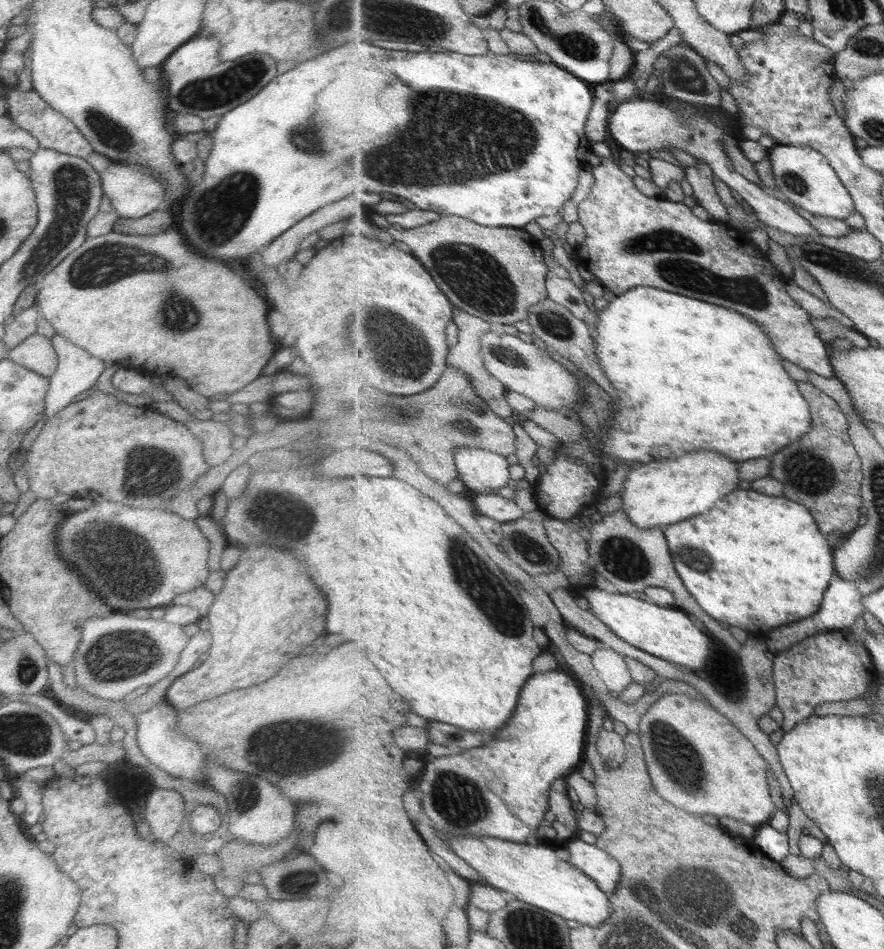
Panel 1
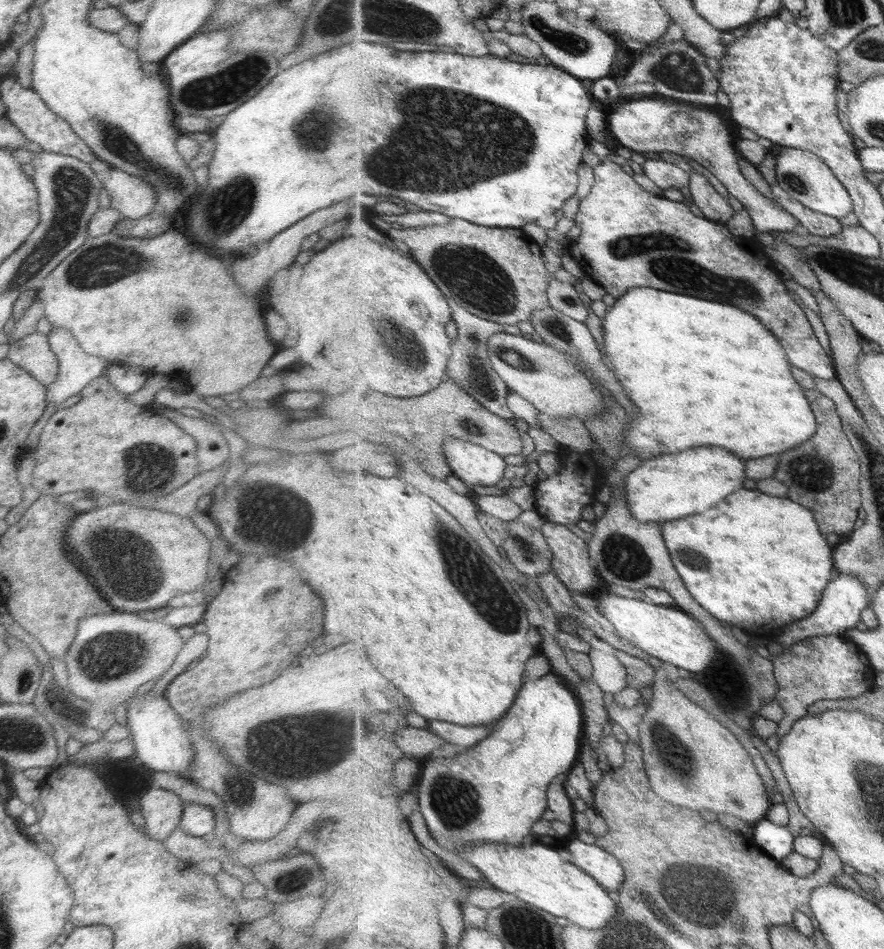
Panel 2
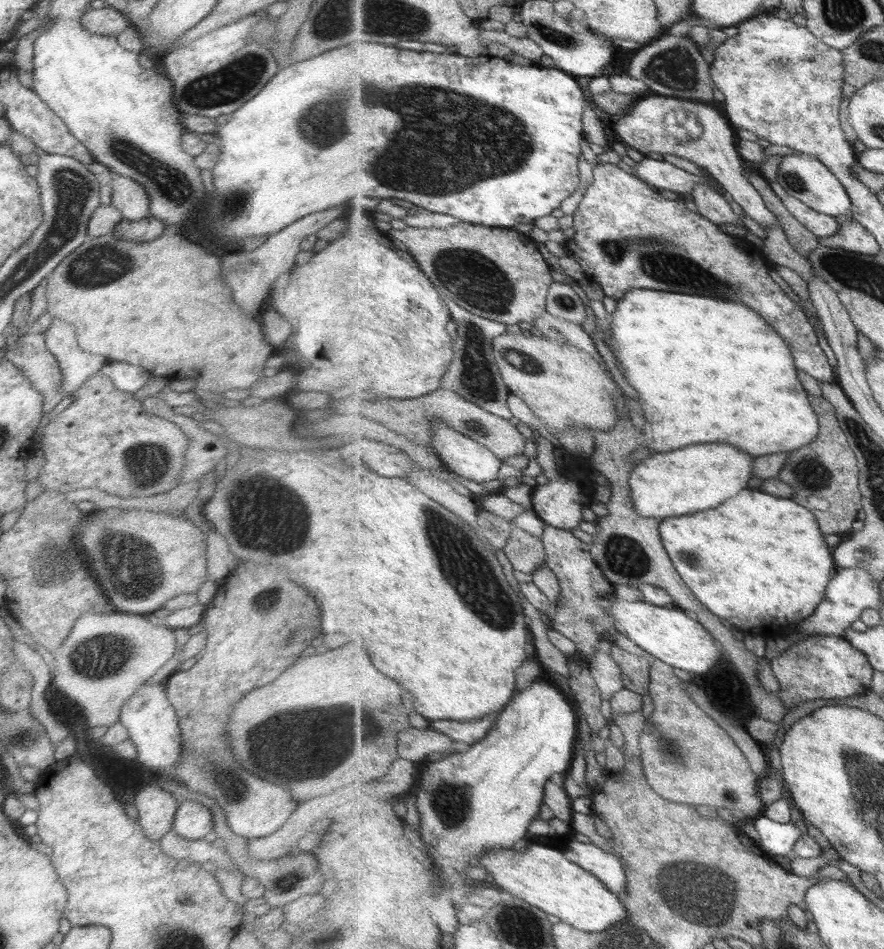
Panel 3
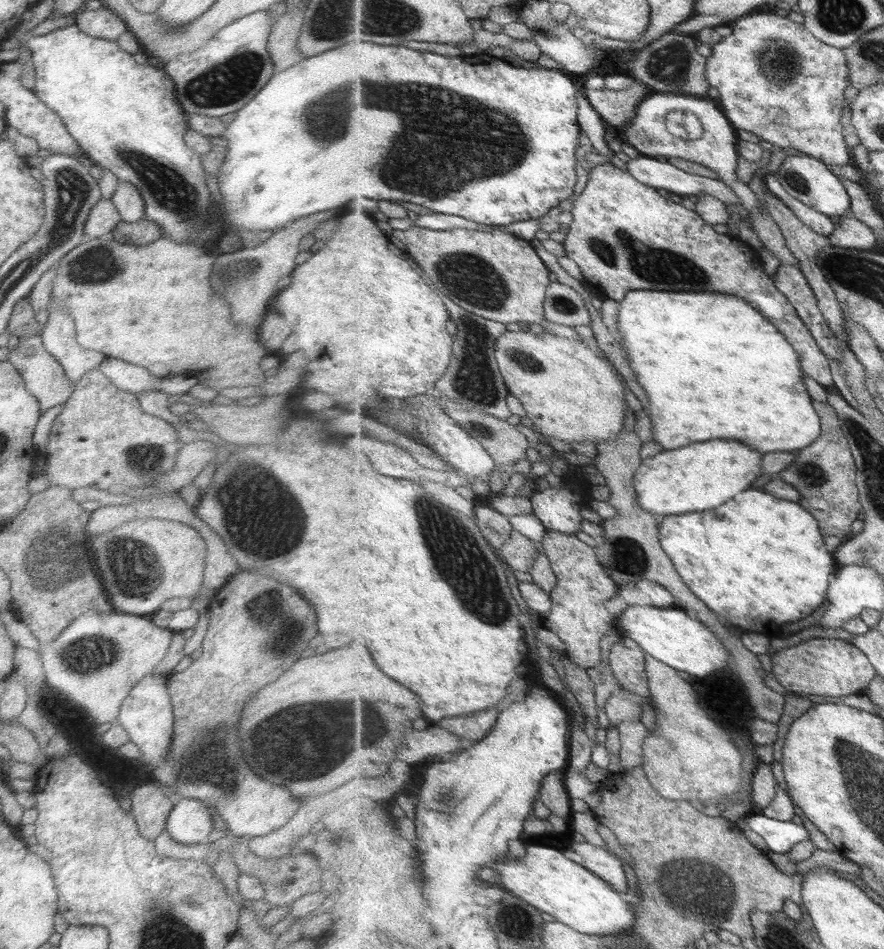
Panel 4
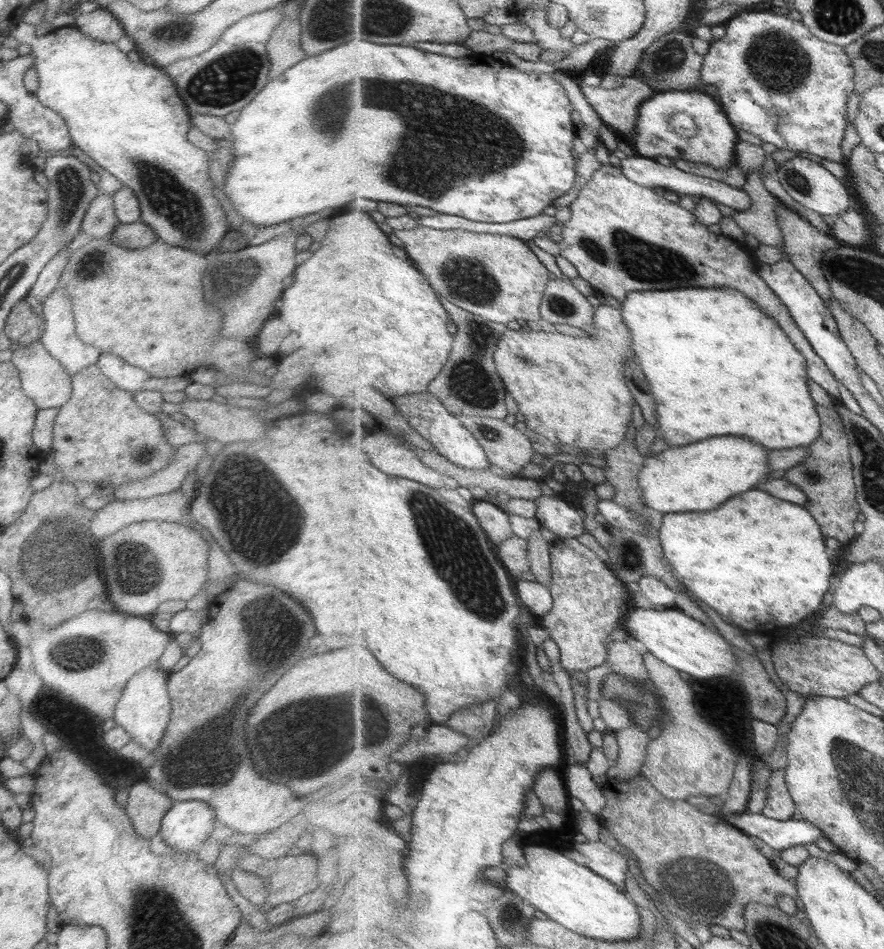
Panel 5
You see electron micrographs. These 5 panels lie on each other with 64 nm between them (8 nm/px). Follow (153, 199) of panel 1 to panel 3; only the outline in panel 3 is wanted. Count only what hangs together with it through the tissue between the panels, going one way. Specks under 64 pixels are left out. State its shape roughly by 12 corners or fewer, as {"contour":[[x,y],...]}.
{"contour":[[109,172],[111,205],[123,219],[149,215],[137,181]]}

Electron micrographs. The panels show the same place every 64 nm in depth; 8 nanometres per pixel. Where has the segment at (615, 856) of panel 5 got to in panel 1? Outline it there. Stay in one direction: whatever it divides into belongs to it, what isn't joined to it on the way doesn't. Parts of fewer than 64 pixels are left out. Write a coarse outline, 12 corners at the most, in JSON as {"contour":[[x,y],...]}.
{"contour":[[576,836],[567,844],[569,863],[613,896],[621,864]]}

